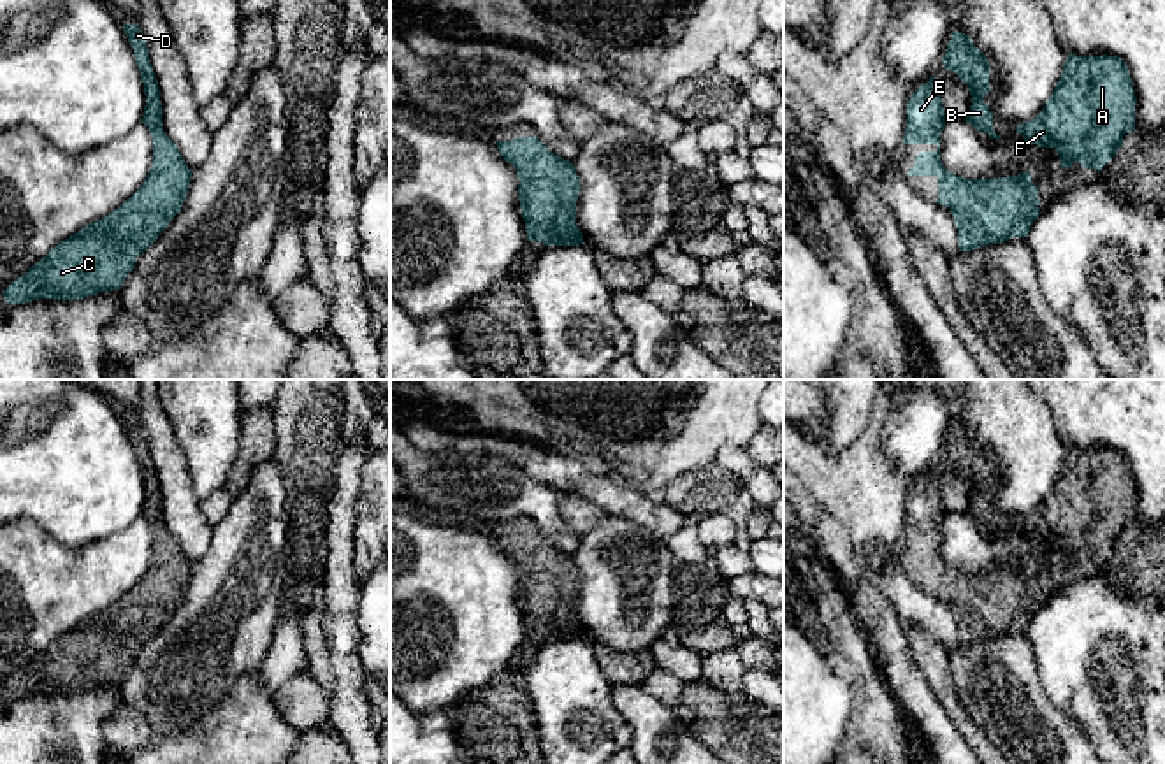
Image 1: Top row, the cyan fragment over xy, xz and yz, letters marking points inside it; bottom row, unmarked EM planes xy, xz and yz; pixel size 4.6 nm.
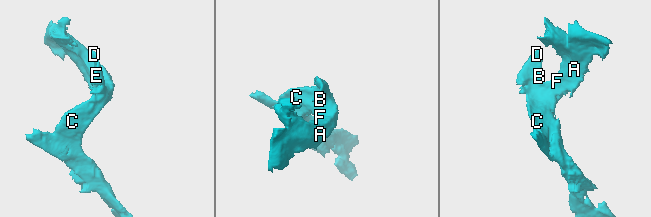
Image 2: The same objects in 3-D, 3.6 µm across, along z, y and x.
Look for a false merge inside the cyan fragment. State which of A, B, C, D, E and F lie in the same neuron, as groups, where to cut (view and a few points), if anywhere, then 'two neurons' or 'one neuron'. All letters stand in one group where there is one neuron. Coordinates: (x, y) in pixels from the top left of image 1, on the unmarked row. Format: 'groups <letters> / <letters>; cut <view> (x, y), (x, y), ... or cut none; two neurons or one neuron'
groups A B C D E F; cut none; one neuron

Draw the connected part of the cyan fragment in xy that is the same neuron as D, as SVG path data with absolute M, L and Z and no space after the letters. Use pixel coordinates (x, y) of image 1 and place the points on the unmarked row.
M123 418L144 476L142 516L153 532L153 559L141 581L105 611L56 638L4 683L7 697L39 692L77 694L118 683L144 646L181 604L192 564L165 529L156 469L139 418Z

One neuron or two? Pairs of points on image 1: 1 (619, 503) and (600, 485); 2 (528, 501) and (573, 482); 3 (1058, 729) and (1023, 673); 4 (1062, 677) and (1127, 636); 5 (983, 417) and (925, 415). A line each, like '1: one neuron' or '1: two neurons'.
1: one neuron
2: two neurons
3: one neuron
4: one neuron
5: two neurons

